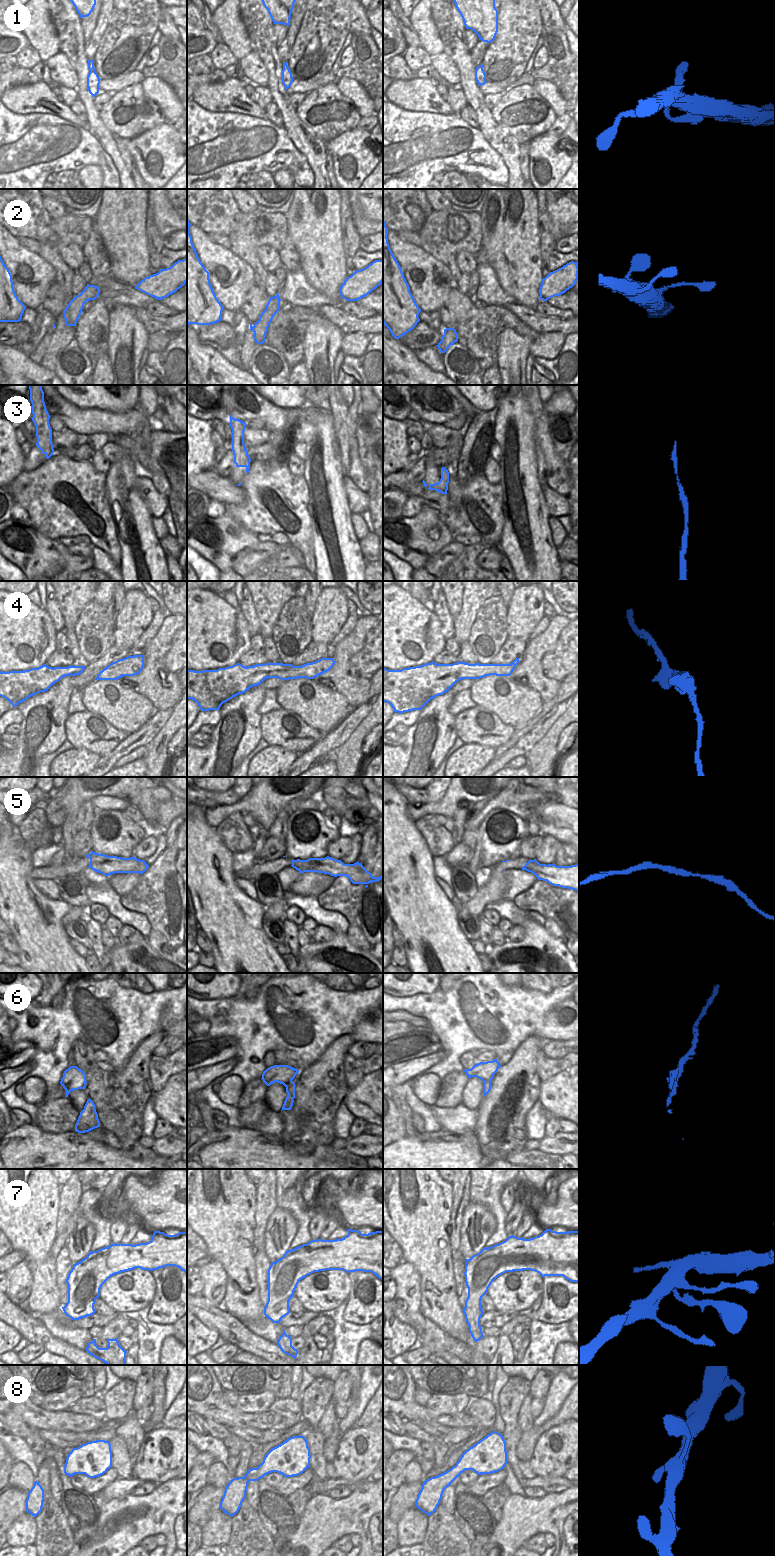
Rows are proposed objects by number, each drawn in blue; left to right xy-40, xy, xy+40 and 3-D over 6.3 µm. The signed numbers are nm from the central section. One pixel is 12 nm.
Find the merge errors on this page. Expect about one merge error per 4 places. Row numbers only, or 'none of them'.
none of them

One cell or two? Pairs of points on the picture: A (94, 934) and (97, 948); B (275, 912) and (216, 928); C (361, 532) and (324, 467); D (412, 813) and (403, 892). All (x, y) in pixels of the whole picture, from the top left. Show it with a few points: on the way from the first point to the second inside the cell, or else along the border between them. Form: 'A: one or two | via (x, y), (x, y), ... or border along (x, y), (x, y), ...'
A: one | via (97, 937), (97, 944)
B: two | border along (266, 907), (262, 919)
C: two | border along (351, 514), (353, 532), (358, 539)
D: two | border along (406, 805), (406, 815), (414, 822)

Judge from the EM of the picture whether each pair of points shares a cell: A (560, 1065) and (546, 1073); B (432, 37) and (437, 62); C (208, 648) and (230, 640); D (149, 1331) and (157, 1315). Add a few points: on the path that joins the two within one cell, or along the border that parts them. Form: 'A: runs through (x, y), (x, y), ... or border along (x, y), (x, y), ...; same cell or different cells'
A: runs through (557, 1066), (549, 1070); same cell
B: border along (442, 52), (431, 57); different cells
C: runs through (213, 642), (215, 640), (224, 640); same cell
D: border along (150, 1303), (148, 1318), (155, 1323), (172, 1325); different cells

